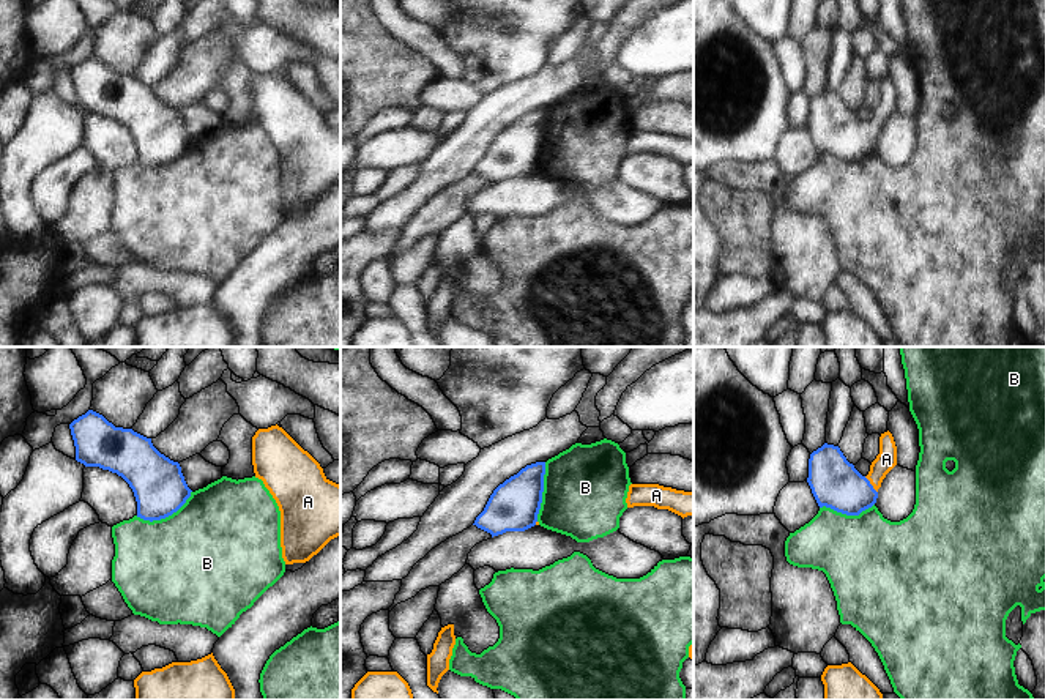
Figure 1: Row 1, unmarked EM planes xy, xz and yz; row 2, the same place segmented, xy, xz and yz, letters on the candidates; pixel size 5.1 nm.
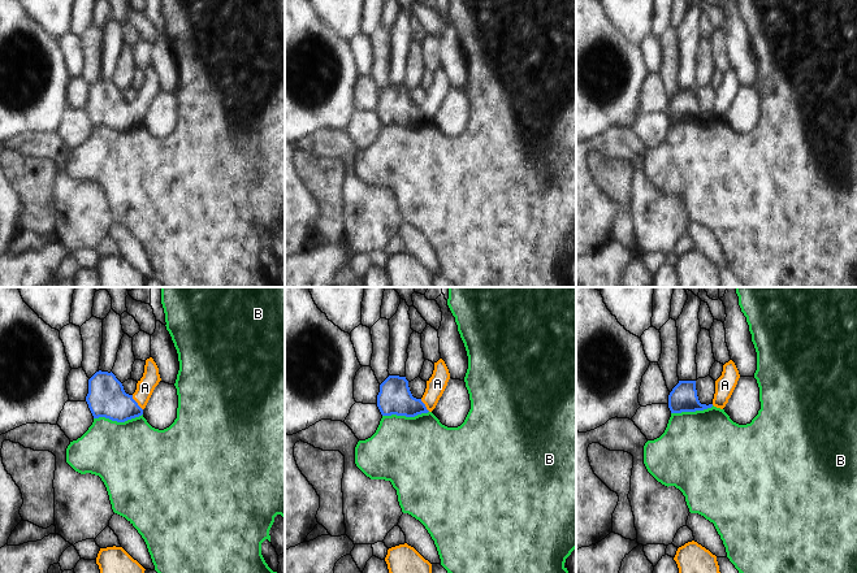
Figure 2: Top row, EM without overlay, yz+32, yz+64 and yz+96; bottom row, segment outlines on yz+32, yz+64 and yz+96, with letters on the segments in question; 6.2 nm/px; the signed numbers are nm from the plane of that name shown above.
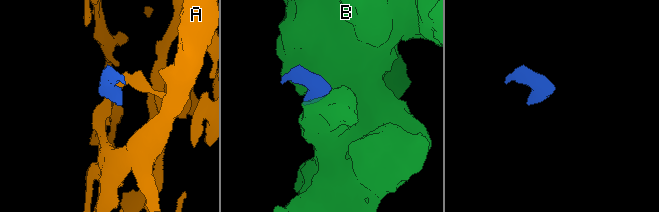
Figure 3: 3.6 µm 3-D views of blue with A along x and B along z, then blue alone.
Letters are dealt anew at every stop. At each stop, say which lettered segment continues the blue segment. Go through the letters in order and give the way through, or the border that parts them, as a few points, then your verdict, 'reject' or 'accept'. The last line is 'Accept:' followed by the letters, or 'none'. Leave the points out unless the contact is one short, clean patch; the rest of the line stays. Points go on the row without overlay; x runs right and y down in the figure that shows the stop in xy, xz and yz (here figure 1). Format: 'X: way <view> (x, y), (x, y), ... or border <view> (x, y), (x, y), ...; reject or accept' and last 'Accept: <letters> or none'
A: way yz (834, 128), (837, 131), (870, 131), (886, 106); accept
B: reject
Accept: A

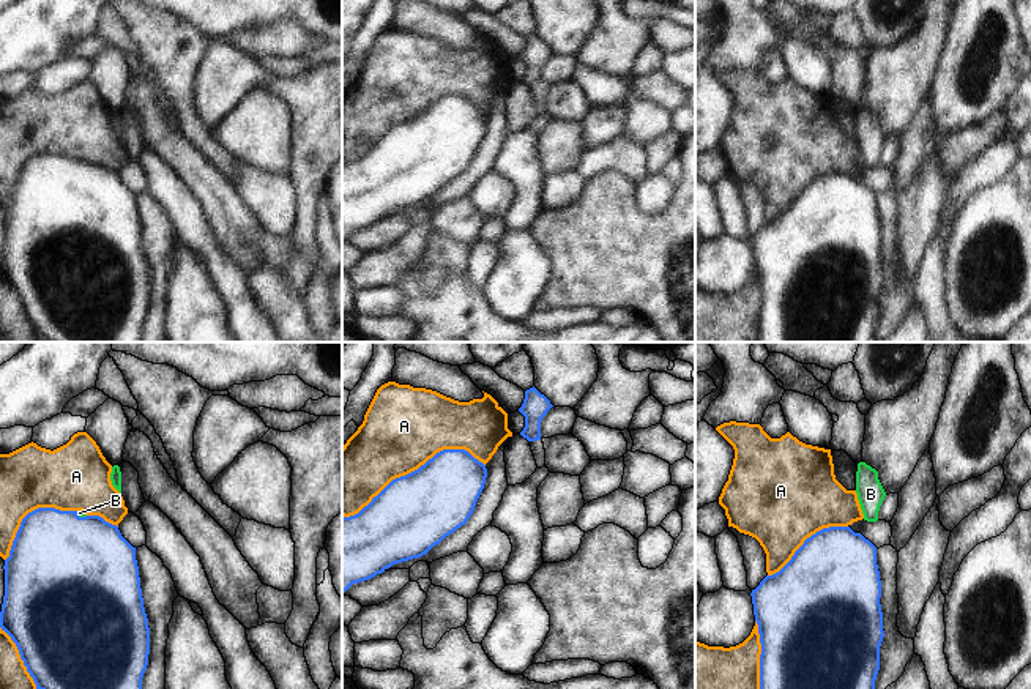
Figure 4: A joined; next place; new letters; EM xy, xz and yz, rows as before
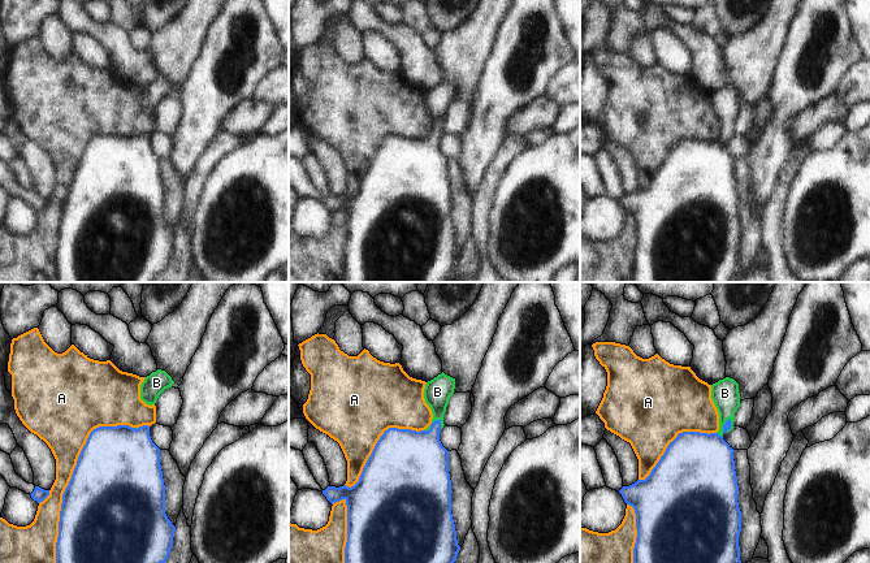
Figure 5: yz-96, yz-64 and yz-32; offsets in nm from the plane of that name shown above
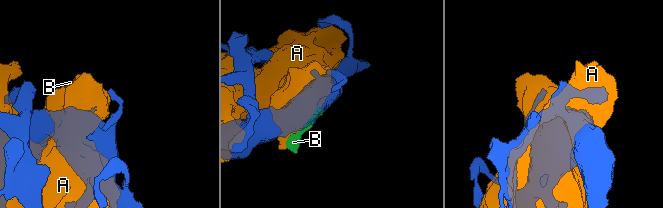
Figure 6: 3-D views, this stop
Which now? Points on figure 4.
A: reject
B: way xy (76, 213), (81, 164), (79, 160); accept
Accept: B

